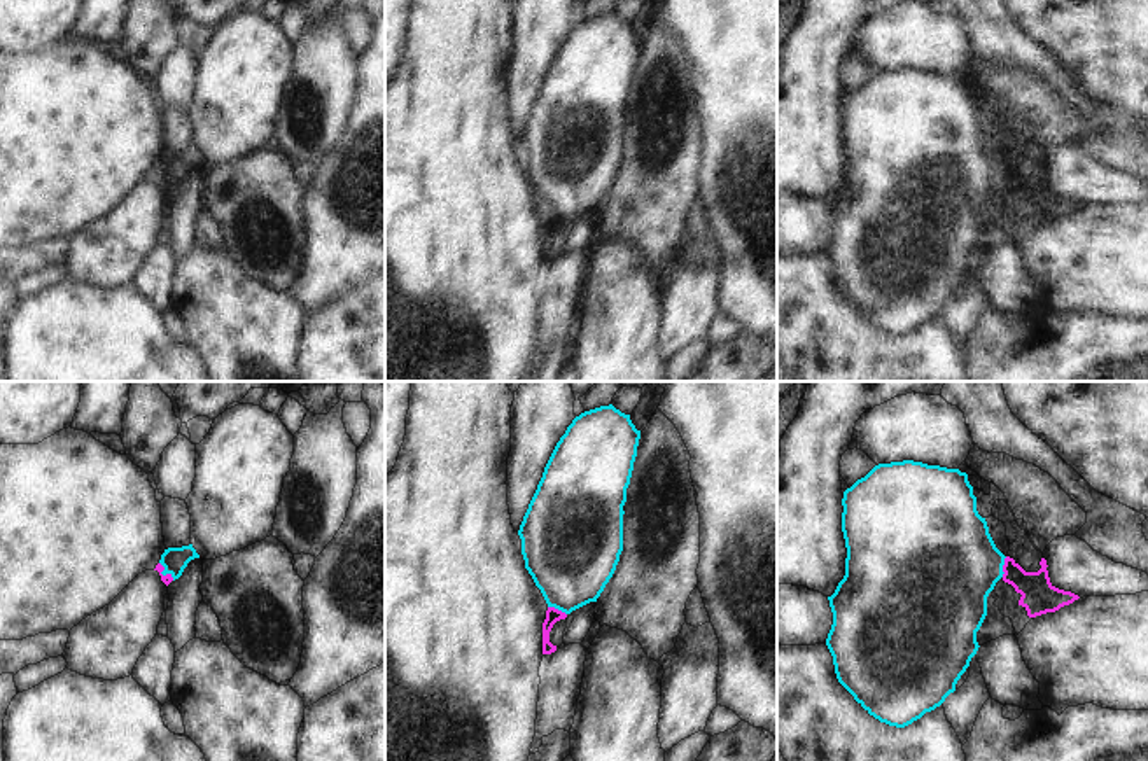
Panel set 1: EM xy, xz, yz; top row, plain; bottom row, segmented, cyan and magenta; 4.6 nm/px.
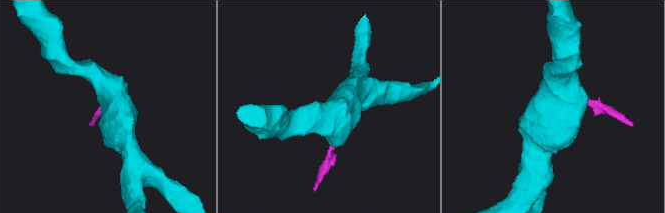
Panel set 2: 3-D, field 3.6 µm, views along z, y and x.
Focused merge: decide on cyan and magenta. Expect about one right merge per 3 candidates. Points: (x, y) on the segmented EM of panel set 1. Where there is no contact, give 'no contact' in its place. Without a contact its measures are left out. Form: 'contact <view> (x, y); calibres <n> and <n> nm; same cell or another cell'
contact yz (1001, 567); calibres 480 and 160 nm; another cell

